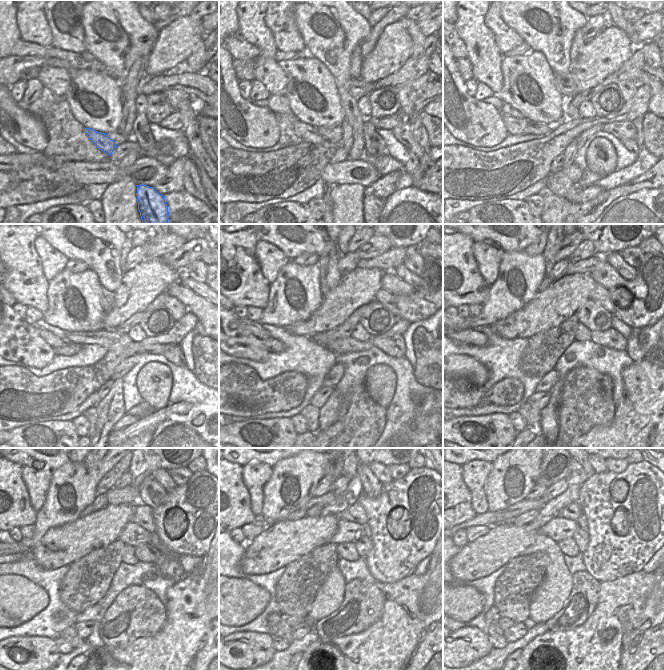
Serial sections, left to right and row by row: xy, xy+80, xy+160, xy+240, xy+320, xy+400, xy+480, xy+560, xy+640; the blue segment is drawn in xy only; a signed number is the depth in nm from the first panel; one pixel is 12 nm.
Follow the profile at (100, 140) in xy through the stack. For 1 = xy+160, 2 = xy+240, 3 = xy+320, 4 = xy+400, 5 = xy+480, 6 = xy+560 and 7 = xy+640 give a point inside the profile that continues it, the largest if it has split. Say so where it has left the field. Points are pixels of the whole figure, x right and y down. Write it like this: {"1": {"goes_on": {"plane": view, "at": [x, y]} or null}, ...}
{"1": {"goes_on": {"plane": "xy+160", "at": [514, 126]}}, "2": {"goes_on": {"plane": "xy+240", "at": [54, 341]}}, "3": {"goes_on": {"plane": "xy+320", "at": [255, 328]}}, "4": {"goes_on": {"plane": "xy+400", "at": [463, 326]}}, "5": {"goes_on": null}, "6": {"goes_on": null}, "7": {"goes_on": null}}

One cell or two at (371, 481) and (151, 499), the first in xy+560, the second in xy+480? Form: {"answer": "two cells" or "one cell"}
{"answer": "one cell"}

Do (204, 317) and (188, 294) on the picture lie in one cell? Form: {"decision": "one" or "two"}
{"decision": "one"}

